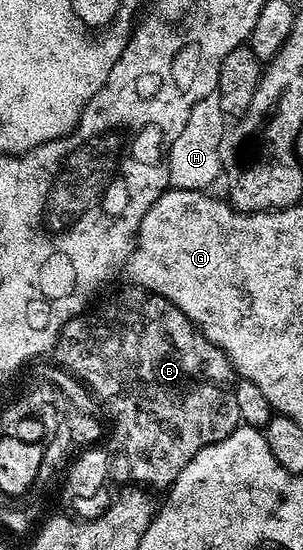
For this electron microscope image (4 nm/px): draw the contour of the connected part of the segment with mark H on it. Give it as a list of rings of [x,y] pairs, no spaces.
[[[207,94],[195,106],[191,106],[191,114],[187,114],[187,126],[175,138],[169,147],[167,159],[164,161],[166,170],[169,171],[169,188],[191,190],[192,192],[205,192],[222,175],[221,146],[227,136],[227,117],[223,106],[219,106],[219,94]]]

